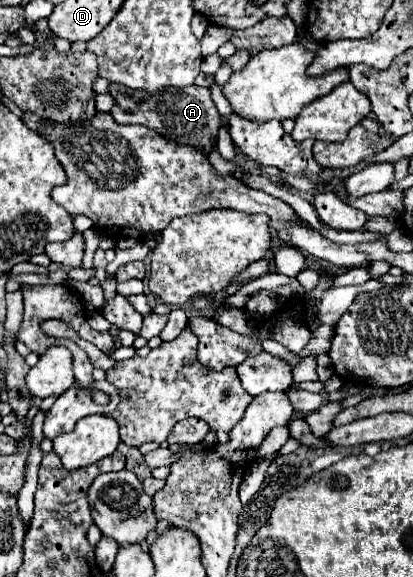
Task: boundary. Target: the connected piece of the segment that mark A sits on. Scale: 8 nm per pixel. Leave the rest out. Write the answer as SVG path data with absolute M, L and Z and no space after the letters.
M111 84L109 94L117 100L117 108L113 108L111 116L117 124L141 124L151 130L161 132L167 140L173 140L181 146L191 146L205 156L213 152L217 146L217 132L221 126L221 116L211 98L209 88L167 88L165 92L153 92L145 96L145 92L129 92L129 88L121 88L121 84Z

